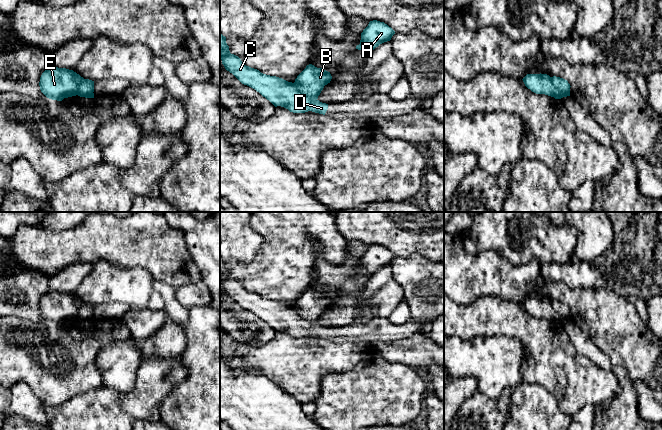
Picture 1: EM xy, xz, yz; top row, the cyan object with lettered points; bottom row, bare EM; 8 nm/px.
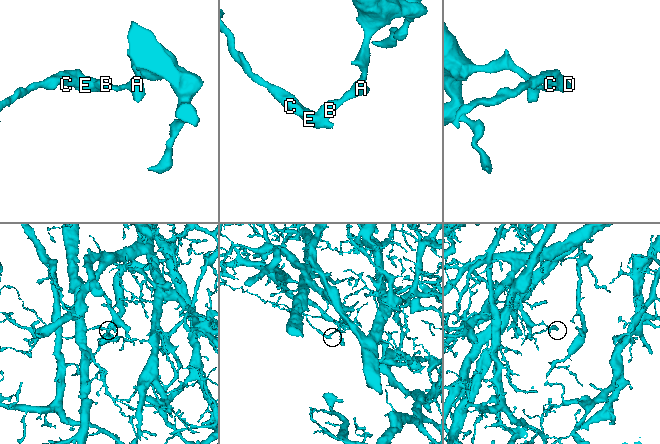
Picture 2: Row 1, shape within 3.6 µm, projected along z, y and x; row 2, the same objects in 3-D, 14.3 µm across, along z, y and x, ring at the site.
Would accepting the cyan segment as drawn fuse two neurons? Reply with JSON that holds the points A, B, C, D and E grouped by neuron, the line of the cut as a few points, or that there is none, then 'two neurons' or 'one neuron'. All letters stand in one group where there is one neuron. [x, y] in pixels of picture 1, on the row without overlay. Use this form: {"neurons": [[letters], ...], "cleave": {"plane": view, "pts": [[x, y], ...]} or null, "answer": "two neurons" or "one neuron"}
{"neurons": [["A", "B", "C", "D", "E"]], "cleave": null, "answer": "one neuron"}

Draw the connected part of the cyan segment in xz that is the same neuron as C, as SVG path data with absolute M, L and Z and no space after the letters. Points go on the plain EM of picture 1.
M221 257L220 283L227 295L242 308L255 313L275 331L281 330L293 337L312 335L323 339L328 333L328 328L318 324L324 310L332 303L330 296L323 292L307 289L294 307L263 298L257 293L246 290L238 280L231 278L226 261Z

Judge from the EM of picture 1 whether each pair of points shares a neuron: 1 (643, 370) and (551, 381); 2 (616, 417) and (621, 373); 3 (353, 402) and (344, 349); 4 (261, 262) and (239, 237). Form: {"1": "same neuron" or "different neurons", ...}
{"1": "different neurons", "2": "same neuron", "3": "different neurons", "4": "different neurons"}

